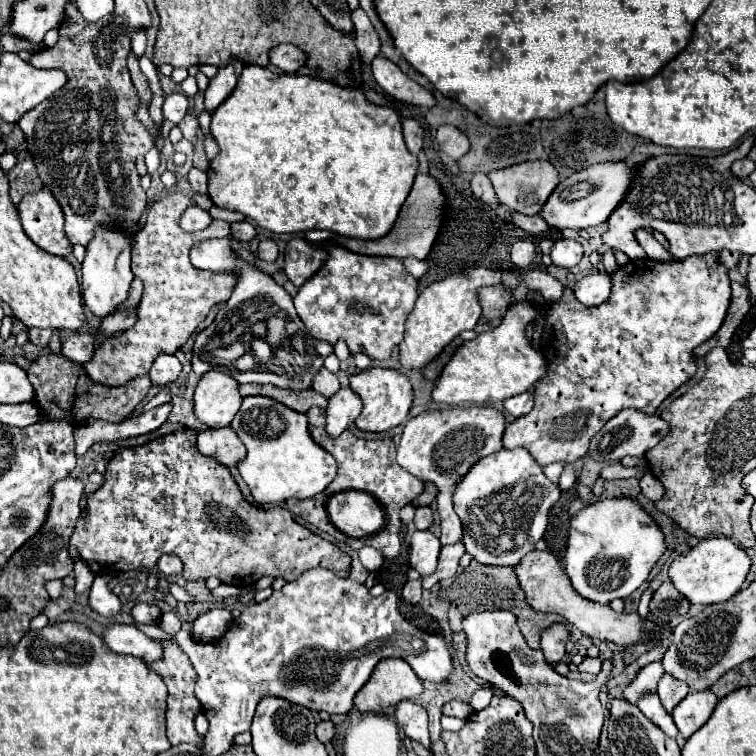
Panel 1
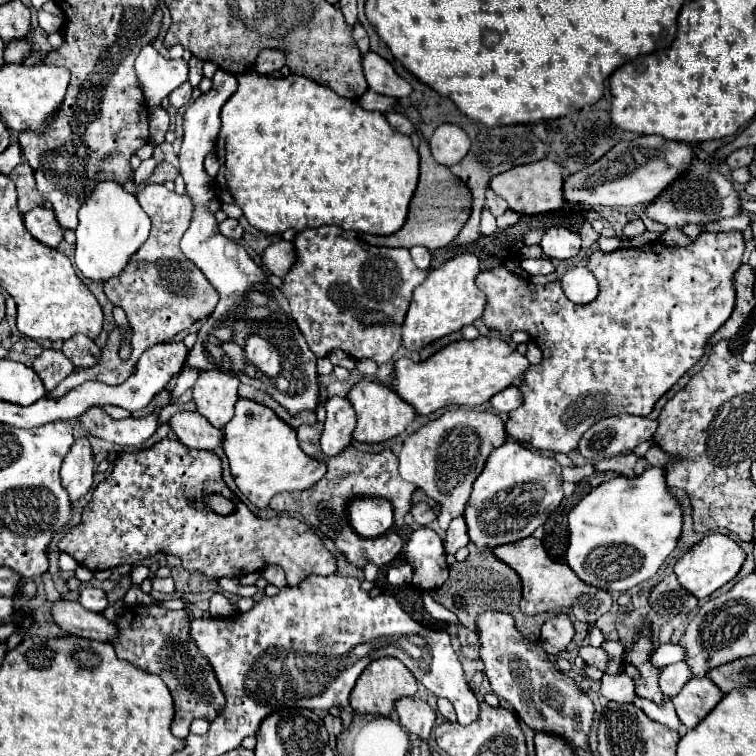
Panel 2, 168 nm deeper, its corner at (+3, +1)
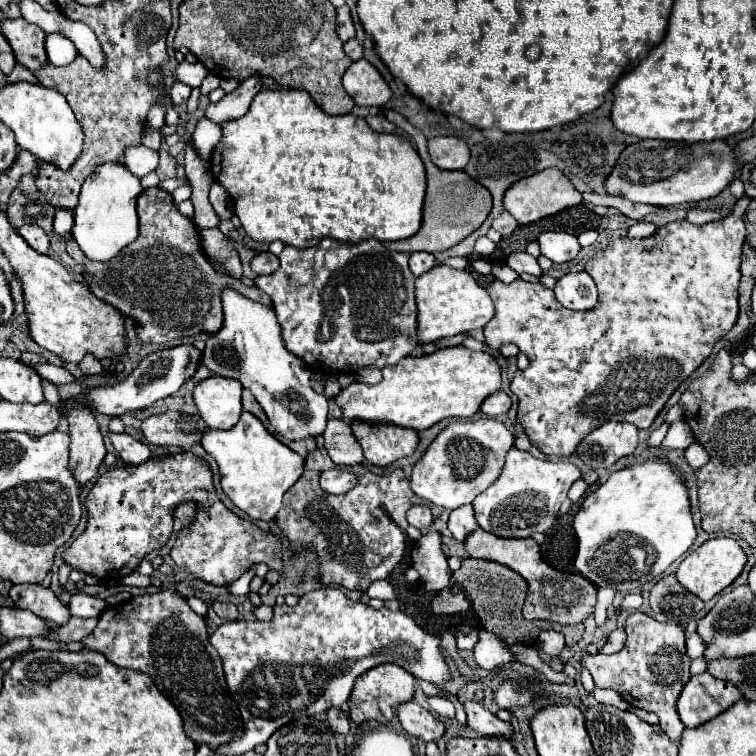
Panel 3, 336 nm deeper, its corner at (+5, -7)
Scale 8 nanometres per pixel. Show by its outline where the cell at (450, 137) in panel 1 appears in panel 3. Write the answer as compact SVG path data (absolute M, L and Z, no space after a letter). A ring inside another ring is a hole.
M457 137L429 139L429 155L441 169L463 169L469 163L469 147Z

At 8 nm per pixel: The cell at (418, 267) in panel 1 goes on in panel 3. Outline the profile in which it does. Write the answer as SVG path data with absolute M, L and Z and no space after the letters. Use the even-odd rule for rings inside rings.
M411 253L411 259L409 259L409 269L413 271L415 277L427 273L429 269L435 267L435 257L431 253Z

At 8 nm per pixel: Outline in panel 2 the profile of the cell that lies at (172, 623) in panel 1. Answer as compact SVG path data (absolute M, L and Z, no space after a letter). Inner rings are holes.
M125 605L121 615L113 621L117 627L117 637L111 641L119 659L125 659L147 673L155 673L165 681L175 701L171 731L181 739L189 735L189 725L193 719L203 717L211 723L221 713L221 707L225 707L225 695L217 683L217 677L213 675L213 667L209 667L209 661L200 656L193 639L189 639L189 621L191 619L185 609L171 611L159 605ZM177 653L188 653L194 658L177 659L181 657Z

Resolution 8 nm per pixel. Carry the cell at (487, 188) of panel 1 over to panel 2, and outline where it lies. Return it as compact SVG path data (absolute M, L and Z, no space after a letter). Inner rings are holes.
M487 189L487 209L489 209L495 217L499 217L499 215L503 215L505 211L509 211L509 205L505 203L505 199L501 199L501 197L495 195L491 189Z

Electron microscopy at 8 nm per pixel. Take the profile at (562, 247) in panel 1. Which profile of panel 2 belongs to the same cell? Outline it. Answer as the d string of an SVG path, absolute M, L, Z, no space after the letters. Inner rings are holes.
M565 227L547 229L541 239L541 249L551 259L571 259L579 253L581 237Z

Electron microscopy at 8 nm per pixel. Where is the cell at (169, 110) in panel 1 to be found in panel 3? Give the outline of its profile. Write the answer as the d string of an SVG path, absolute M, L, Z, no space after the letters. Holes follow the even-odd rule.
M175 83L175 85L169 89L169 97L171 97L173 105L185 103L185 101L189 99L189 95L191 95L191 87L187 87L187 85L183 85L183 83Z

